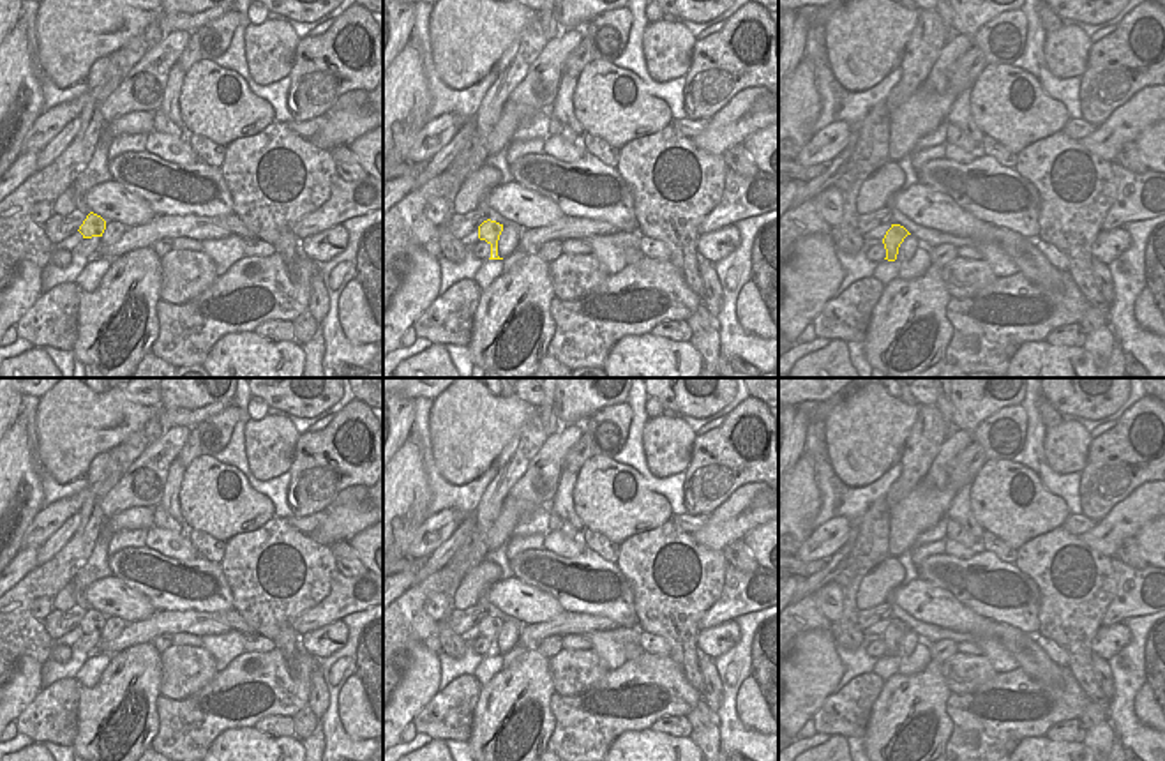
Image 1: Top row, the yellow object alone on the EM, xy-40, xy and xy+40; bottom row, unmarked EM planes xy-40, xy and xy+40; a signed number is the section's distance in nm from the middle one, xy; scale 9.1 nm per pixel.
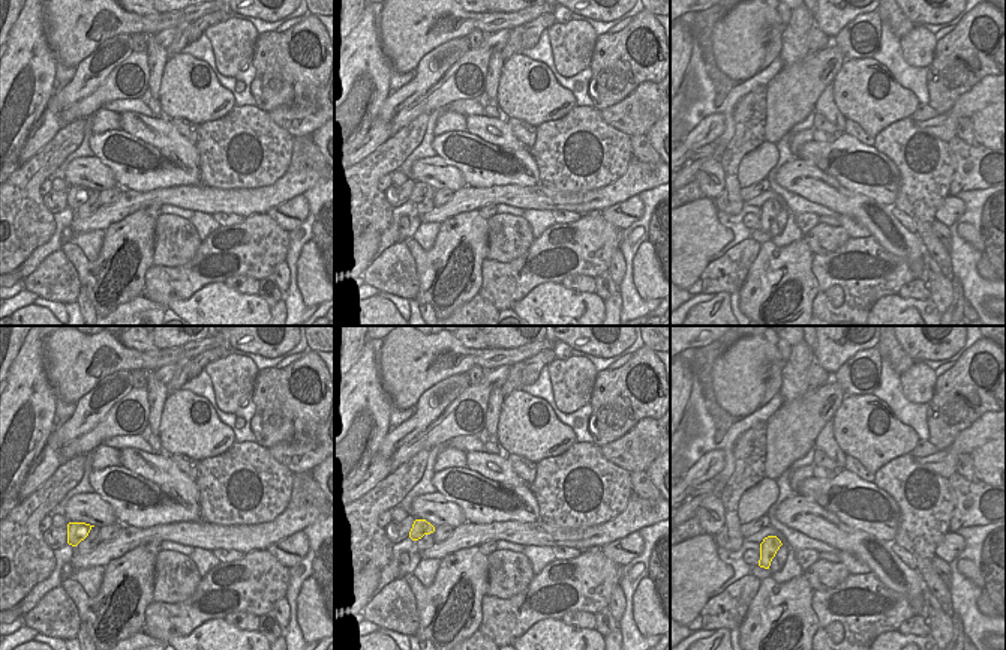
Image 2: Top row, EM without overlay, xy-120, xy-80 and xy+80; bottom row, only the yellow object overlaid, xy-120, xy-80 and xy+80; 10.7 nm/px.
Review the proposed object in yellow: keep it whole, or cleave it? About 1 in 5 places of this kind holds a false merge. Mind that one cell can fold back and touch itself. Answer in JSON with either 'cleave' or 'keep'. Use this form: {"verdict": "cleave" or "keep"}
{"verdict": "keep"}

